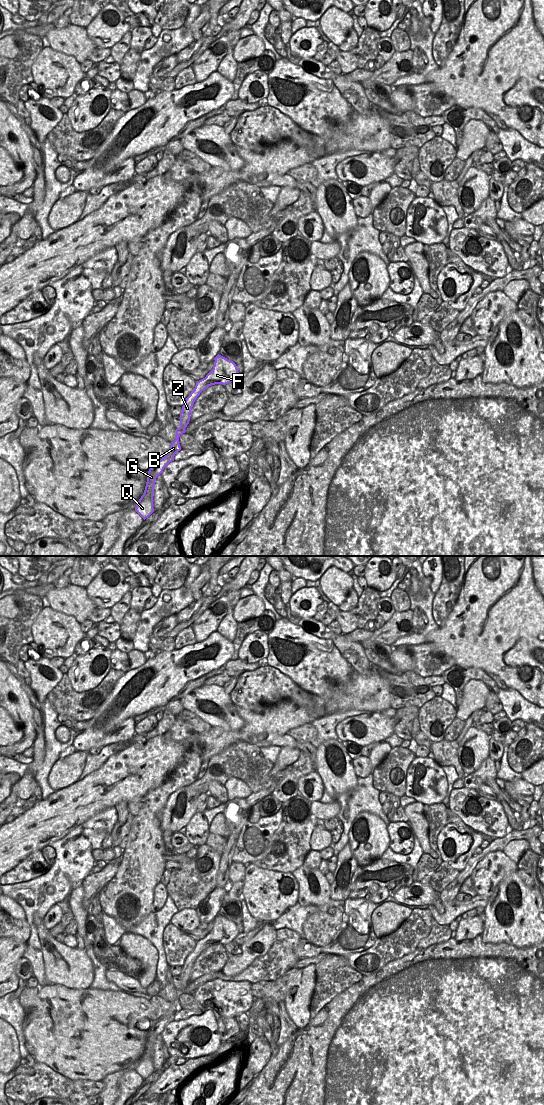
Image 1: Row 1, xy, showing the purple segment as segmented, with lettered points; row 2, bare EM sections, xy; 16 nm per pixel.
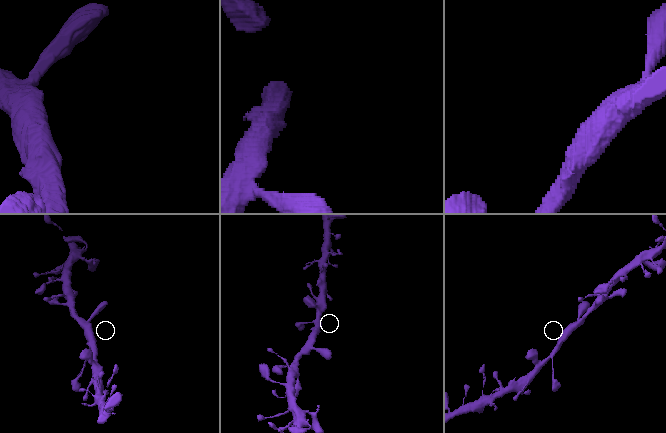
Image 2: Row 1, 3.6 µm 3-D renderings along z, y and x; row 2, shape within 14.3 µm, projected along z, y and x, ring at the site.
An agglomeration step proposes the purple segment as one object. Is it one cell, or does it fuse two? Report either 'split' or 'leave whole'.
leave whole

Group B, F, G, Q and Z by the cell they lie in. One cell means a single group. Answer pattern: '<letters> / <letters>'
B F G Q Z

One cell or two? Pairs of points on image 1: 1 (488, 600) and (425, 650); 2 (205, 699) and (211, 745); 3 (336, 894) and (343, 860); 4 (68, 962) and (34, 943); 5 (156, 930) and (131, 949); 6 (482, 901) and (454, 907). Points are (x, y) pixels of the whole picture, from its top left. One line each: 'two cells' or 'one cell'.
1: two cells
2: two cells
3: one cell
4: two cells
5: two cells
6: one cell

